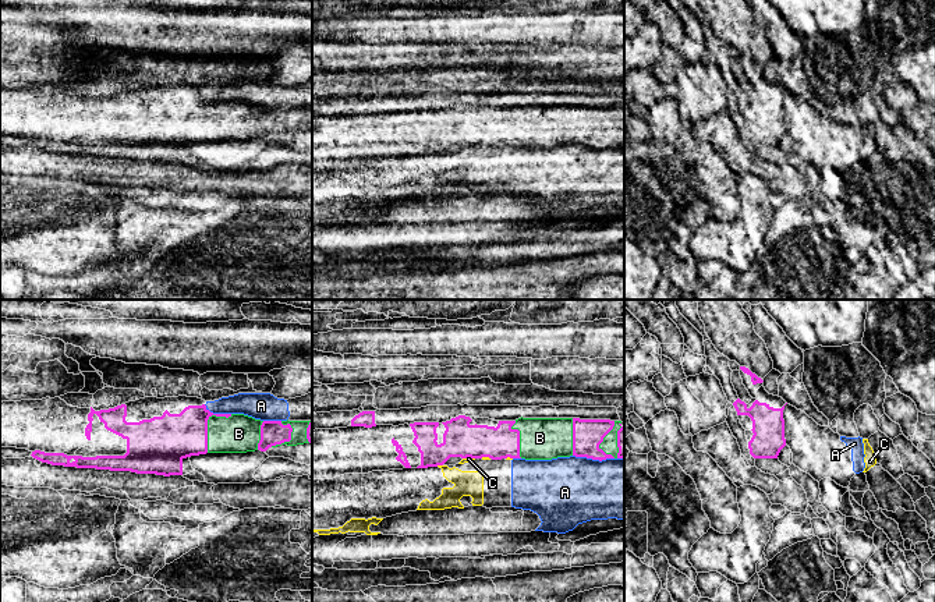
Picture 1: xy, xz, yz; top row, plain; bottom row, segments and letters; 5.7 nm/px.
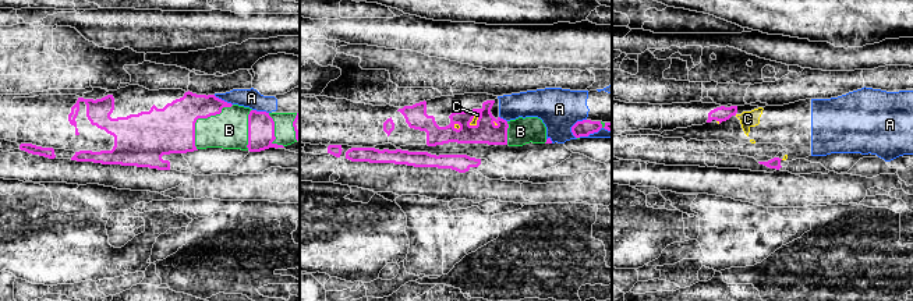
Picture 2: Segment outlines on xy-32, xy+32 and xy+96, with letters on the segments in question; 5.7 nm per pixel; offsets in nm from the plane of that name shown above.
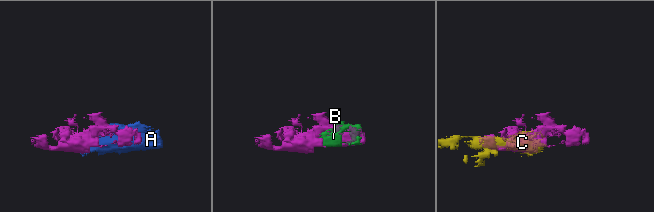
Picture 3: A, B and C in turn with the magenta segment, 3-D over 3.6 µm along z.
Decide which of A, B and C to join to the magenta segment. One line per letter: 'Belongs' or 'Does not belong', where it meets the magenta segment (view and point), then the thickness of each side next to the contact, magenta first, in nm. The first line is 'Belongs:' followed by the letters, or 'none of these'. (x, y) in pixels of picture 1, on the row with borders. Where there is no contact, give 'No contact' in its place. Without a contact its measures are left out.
Belongs: B
A: Does not belong. Touches magenta at xz (594, 459). Thickness 180 nm (magenta) against 400 nm
B: Belongs. Touches magenta at xy (206, 424). Thickness 280 nm (magenta) against 220 nm
C: Does not belong. Touches magenta at xz (439, 464). Thickness 200 nm (magenta) against 140 nm

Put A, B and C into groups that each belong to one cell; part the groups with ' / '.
A C / B

